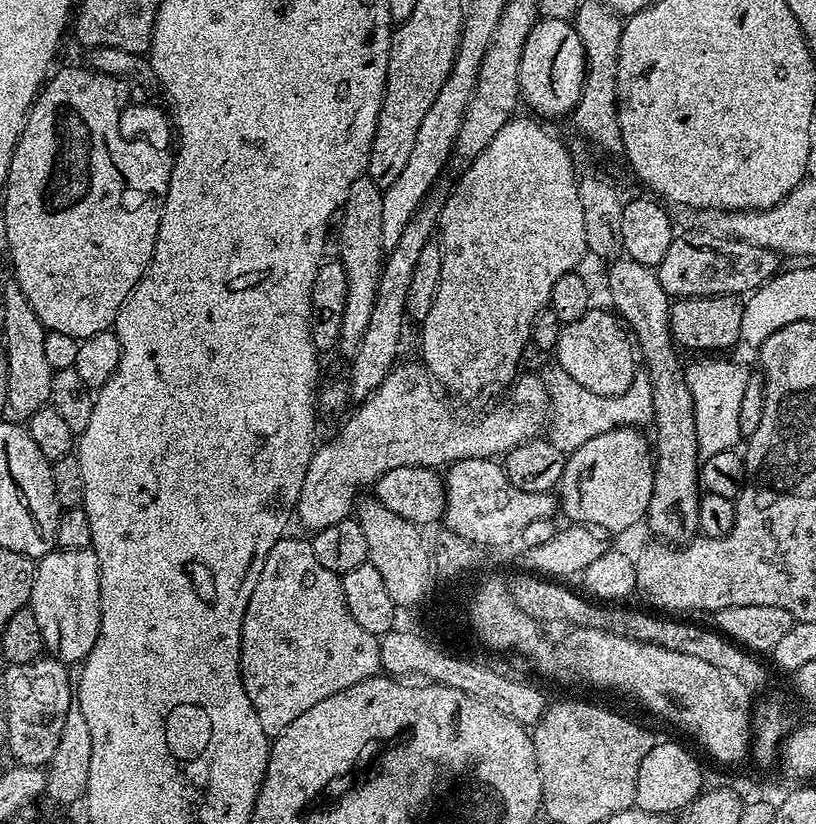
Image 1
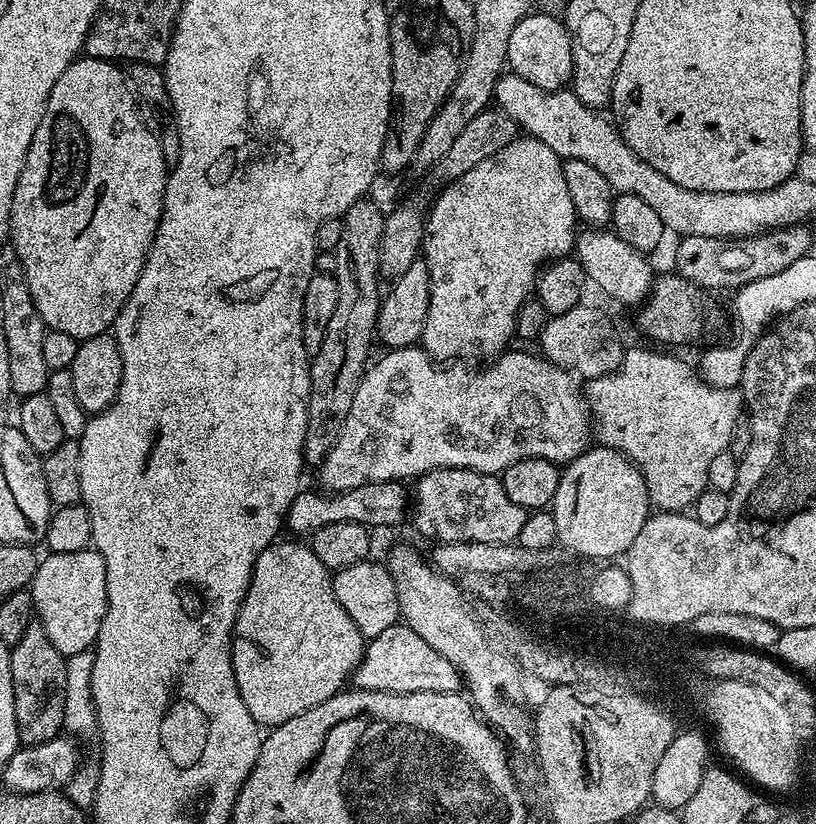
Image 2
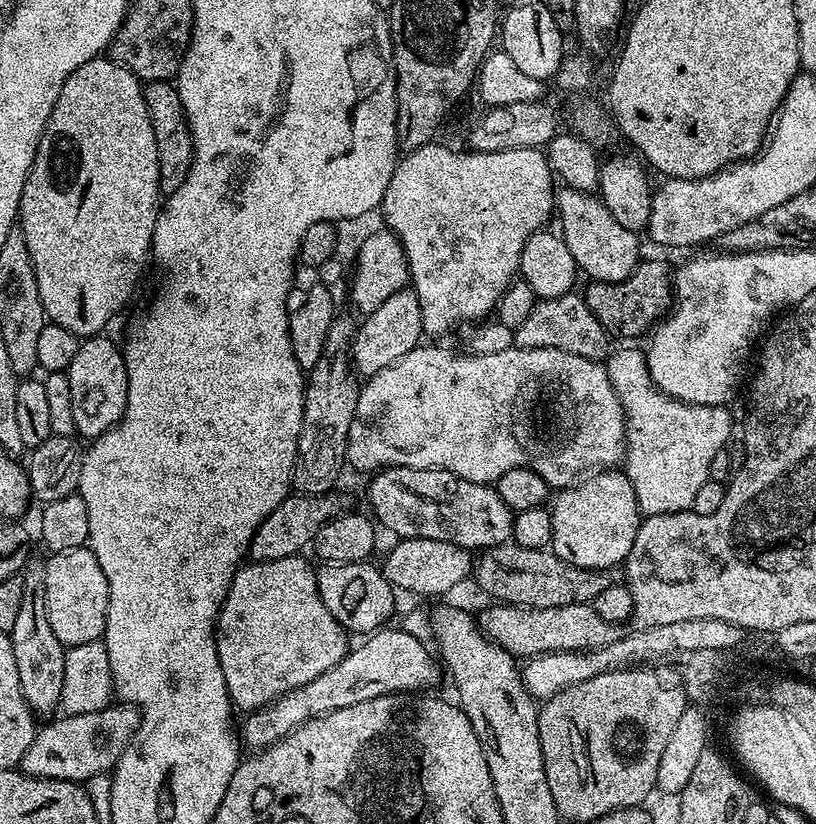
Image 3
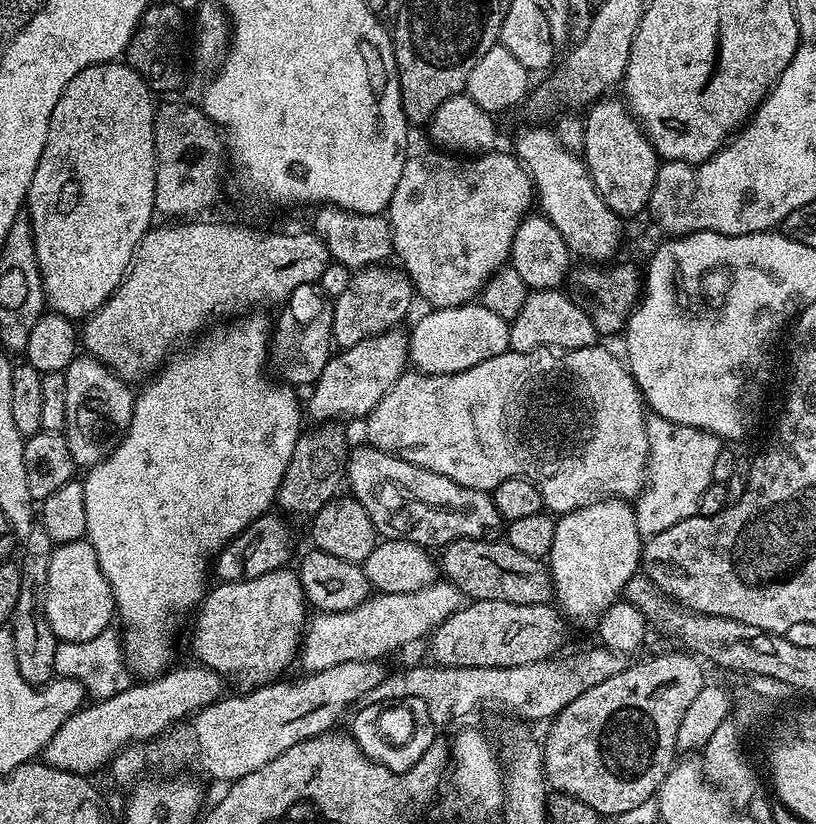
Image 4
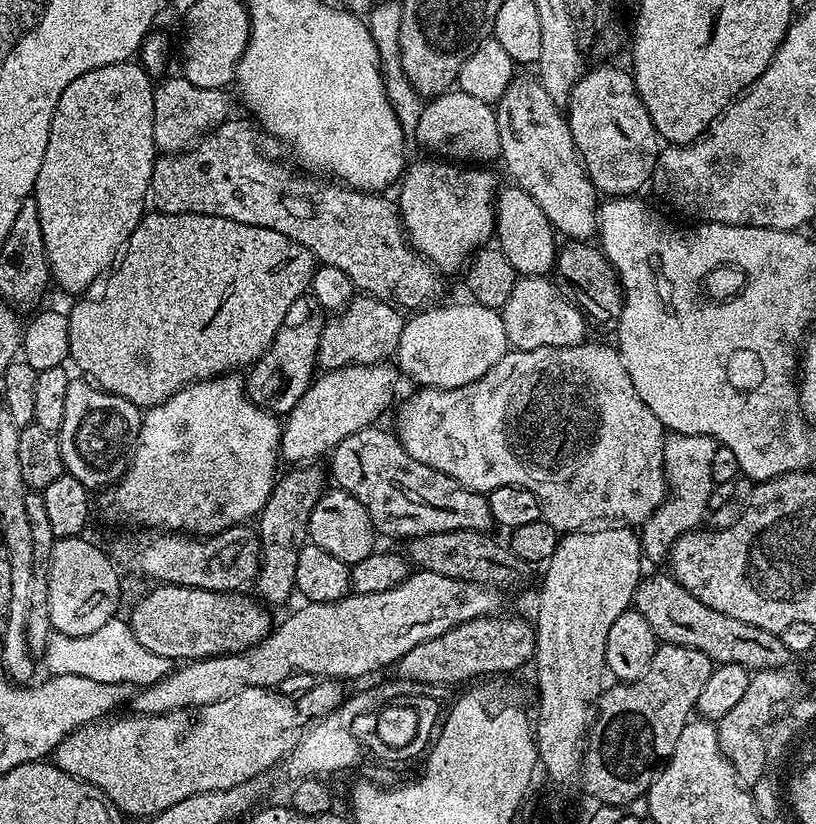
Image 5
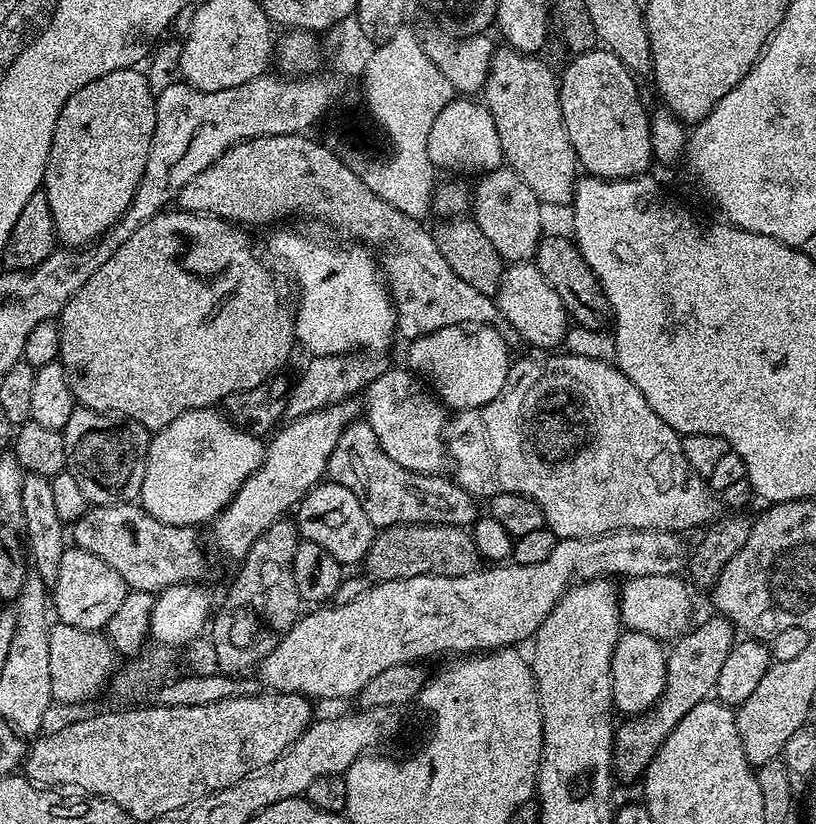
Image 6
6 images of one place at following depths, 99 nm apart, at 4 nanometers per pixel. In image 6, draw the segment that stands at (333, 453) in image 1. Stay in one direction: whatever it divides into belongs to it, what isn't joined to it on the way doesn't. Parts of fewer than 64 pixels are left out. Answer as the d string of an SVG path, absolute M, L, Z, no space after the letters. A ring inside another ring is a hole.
M548 354L545 360L520 360L518 359L511 365L506 378L504 389L498 394L493 401L486 405L480 405L477 408L470 408L464 411L457 411L456 416L447 421L444 429L444 447L446 449L447 459L450 461L450 468L452 464L451 475L454 477L456 483L461 484L465 490L471 494L471 496L477 498L487 498L490 496L497 496L498 494L522 494L523 496L529 496L534 502L538 502L538 506L542 510L544 515L544 522L546 527L551 530L559 539L562 540L588 540L591 536L605 536L608 532L617 532L623 528L645 528L646 530L659 530L660 532L674 532L677 534L684 534L687 528L698 528L703 529L705 526L712 524L717 519L718 513L721 511L722 504L719 499L714 495L711 488L708 487L705 477L701 476L700 473L693 470L688 465L688 460L684 456L684 451L680 445L682 436L681 433L674 431L671 426L666 422L662 422L662 418L658 418L658 414L654 414L654 410L650 410L650 402L646 402L646 398L642 398L642 394L638 390L638 386L634 386L634 382L630 382L630 378L626 378L626 374L620 371L619 367L615 363L609 362L608 360L599 360L599 358L588 358L578 357L569 354L562 354L562 356L552 356L556 354Z

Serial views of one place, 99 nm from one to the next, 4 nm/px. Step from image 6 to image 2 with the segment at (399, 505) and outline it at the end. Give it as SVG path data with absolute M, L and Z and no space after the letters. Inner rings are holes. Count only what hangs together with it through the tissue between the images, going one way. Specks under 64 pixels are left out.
M437 468L434 472L425 472L415 484L411 523L416 523L422 535L437 536L435 539L445 544L510 544L516 541L518 530L522 530L522 522L528 517L528 512L518 506L518 502L510 502L500 476L496 474L465 468Z

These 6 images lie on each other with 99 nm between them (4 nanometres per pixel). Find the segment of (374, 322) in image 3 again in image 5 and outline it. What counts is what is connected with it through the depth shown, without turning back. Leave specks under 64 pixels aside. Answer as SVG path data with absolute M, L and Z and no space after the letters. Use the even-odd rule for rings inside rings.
M388 362L352 364L349 368L334 368L317 375L312 387L286 413L280 433L281 457L292 466L316 462L321 459L319 456L327 457L350 434L373 427L392 400L396 376L397 369Z

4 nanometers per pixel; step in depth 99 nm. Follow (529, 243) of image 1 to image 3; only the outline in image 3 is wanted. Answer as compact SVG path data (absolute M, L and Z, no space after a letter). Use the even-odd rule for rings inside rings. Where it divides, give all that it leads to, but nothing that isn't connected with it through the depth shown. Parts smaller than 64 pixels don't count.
M433 142L422 146L413 152L403 153L397 159L394 174L390 174L390 186L386 186L386 194L382 198L379 211L384 212L384 220L387 231L394 233L402 242L408 258L408 274L410 287L418 294L418 306L422 306L422 326L425 333L430 337L444 336L459 320L474 320L480 322L491 317L496 311L496 303L502 298L512 281L517 279L520 271L520 255L526 246L526 242L535 232L541 231L548 219L553 219L556 208L556 192L552 188L554 173L548 164L548 157L539 148L523 148L522 150L498 150L497 152L455 152L447 148L441 142Z

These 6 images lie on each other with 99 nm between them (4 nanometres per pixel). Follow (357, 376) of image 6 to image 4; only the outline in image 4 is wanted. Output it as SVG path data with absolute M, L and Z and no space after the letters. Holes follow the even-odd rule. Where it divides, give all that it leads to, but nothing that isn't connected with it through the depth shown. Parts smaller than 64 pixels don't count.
M373 266L361 268L349 279L346 290L335 297L332 306L332 342L343 350L358 346L371 336L382 336L391 332L404 320L404 315L412 308L414 289L411 280L403 271L395 267Z

